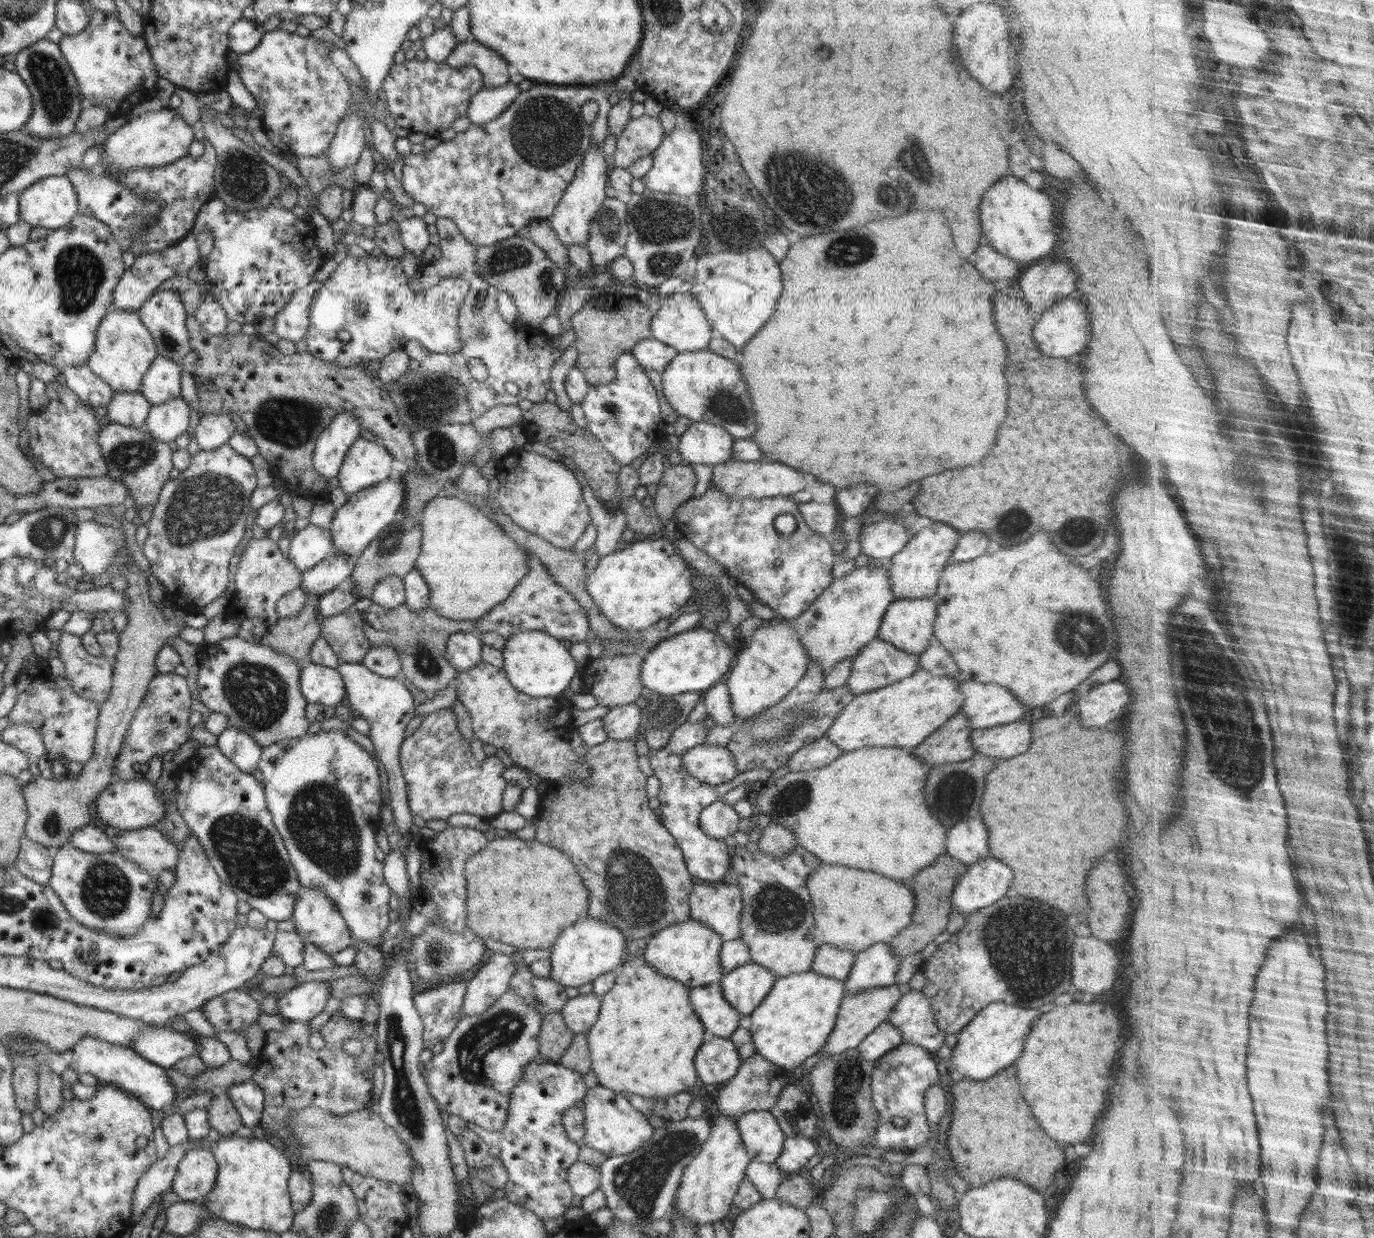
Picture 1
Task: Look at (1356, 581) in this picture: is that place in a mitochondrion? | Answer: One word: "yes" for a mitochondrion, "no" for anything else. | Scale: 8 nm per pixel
yes

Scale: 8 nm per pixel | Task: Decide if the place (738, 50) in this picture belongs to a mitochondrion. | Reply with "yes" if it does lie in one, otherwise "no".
no

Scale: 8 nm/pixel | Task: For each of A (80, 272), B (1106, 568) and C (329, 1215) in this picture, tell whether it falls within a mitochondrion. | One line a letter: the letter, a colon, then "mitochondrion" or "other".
A: mitochondrion
B: other
C: mitochondrion

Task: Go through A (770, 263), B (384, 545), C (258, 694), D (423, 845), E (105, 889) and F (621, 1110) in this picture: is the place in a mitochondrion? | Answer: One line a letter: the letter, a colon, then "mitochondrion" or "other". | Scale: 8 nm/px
A: other
B: mitochondrion
C: mitochondrion
D: other
E: mitochondrion
F: other

